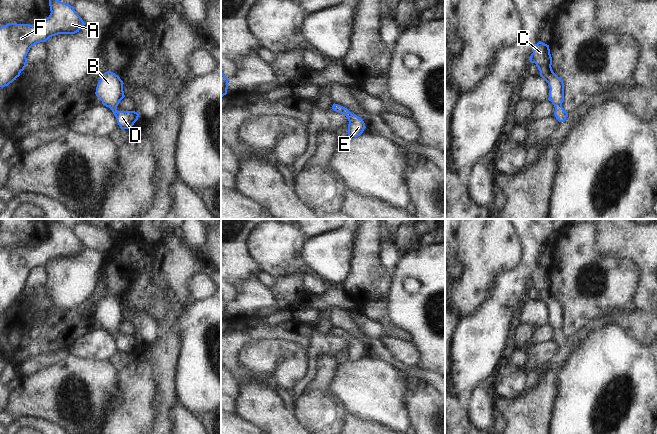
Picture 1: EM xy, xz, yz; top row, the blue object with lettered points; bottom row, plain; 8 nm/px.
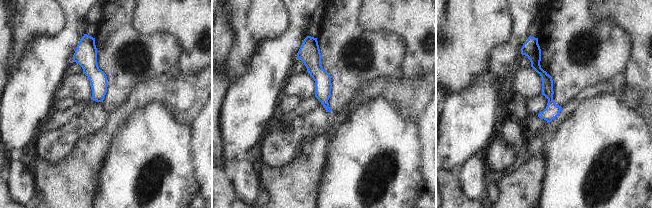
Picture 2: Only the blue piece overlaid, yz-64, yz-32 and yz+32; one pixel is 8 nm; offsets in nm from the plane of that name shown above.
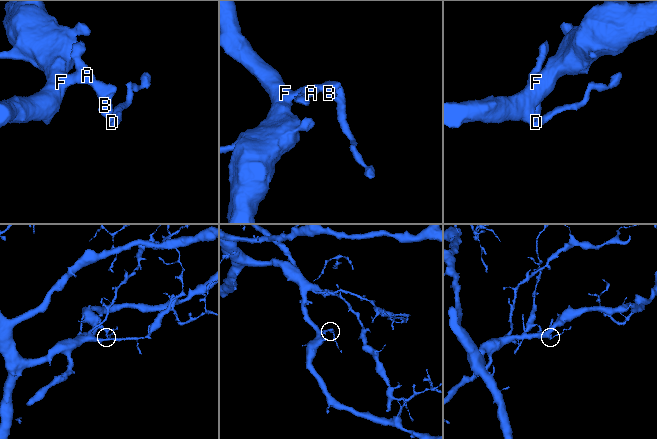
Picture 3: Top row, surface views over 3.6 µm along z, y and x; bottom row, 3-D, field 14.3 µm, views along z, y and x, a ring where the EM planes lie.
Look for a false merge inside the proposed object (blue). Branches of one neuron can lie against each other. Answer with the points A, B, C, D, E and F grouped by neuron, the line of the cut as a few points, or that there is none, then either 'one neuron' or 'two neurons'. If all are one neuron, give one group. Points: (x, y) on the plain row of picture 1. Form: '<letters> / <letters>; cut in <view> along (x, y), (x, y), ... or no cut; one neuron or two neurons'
A B C D E F; no cut; one neuron

